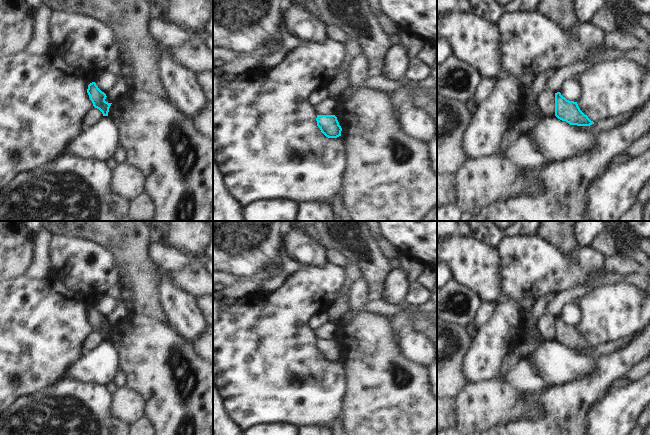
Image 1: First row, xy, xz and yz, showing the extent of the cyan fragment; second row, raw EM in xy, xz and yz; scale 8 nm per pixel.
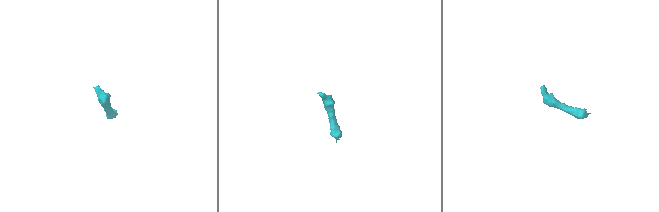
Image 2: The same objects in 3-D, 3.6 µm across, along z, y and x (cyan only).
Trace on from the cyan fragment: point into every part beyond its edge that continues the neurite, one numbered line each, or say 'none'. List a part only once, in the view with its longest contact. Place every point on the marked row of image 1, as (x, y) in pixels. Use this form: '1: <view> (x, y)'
none.

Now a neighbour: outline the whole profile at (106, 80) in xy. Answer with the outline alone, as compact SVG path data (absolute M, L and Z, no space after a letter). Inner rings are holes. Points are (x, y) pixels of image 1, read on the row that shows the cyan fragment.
M104 70L104 72L97 78L95 83L102 92L106 93L115 85L116 81L117 76L108 72L107 70Z

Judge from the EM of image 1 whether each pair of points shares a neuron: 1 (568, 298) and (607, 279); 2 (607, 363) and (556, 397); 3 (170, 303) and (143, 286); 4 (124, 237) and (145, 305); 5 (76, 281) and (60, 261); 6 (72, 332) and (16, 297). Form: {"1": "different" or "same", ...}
{"1": "same", "2": "same", "3": "different", "4": "same", "5": "same", "6": "same"}

